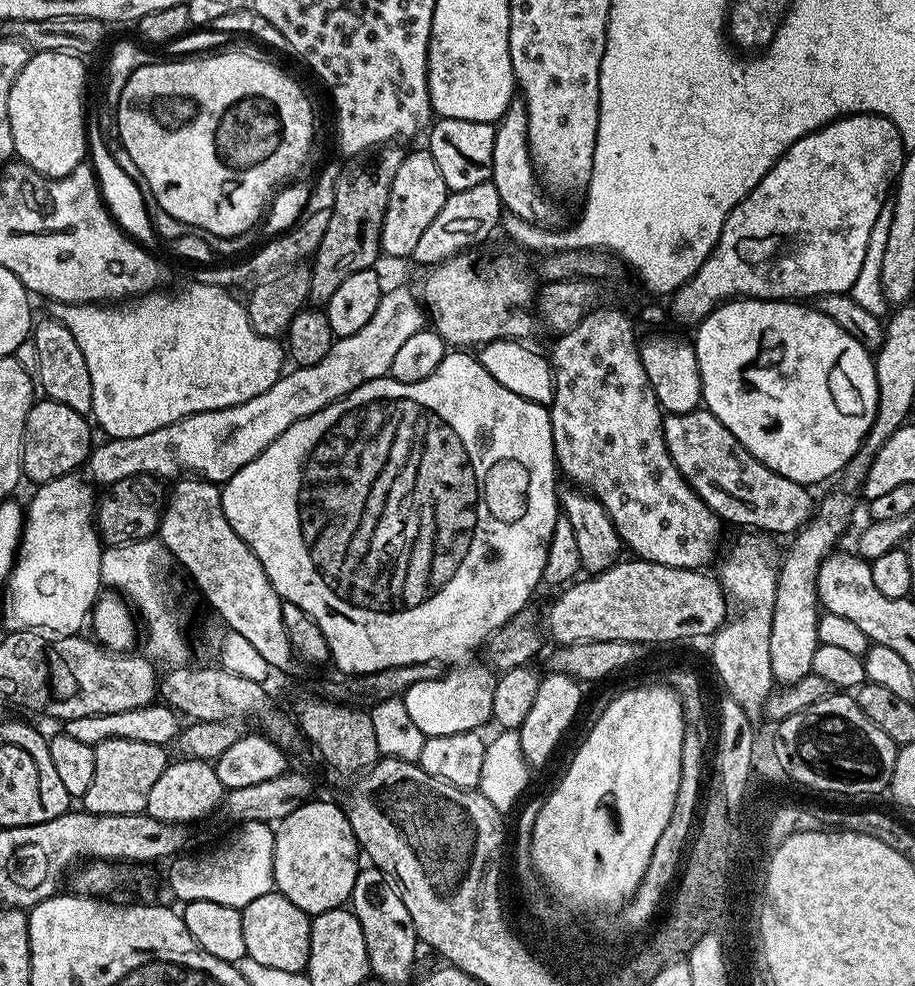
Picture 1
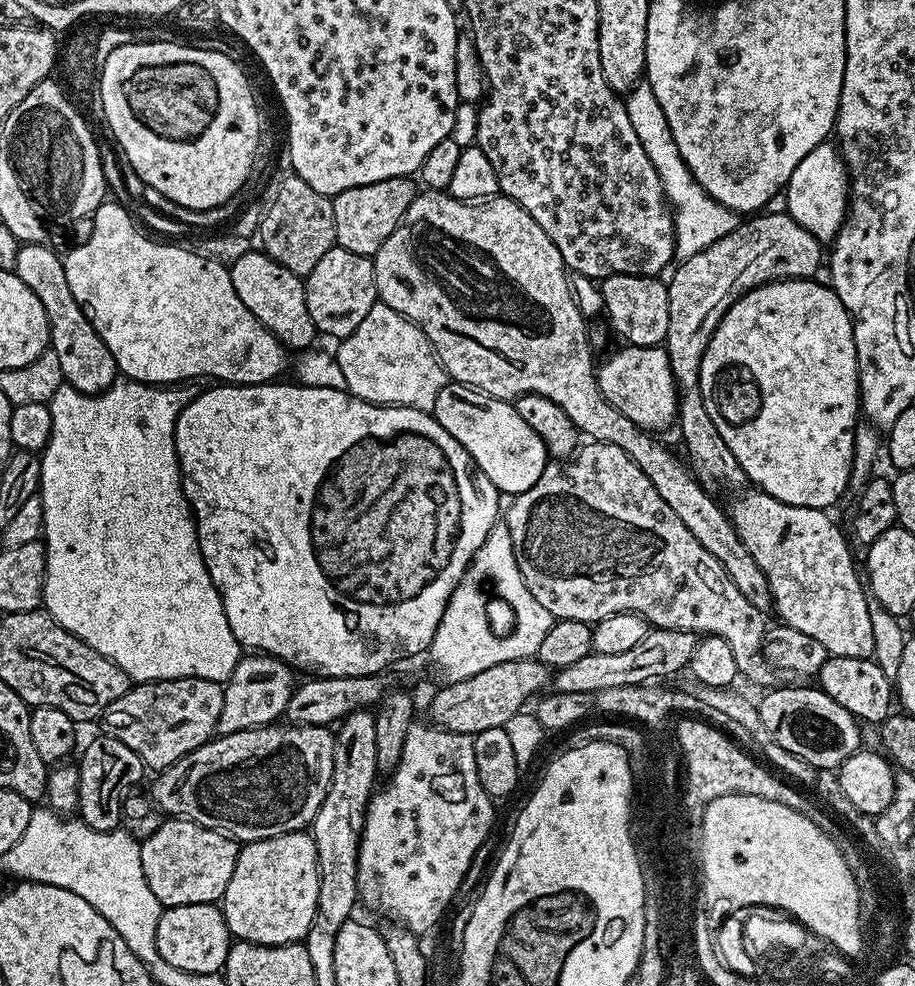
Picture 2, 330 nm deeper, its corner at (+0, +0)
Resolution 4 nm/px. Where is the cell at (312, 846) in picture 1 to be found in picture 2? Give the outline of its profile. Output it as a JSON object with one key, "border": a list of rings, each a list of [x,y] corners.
{"border":[[[307,831],[287,832],[274,838],[254,840],[245,843],[240,849],[240,857],[234,866],[234,878],[230,878],[230,886],[226,886],[226,894],[222,901],[222,911],[226,918],[226,926],[229,933],[236,940],[249,940],[255,944],[295,944],[303,941],[304,936],[310,930],[310,922],[314,922],[314,914],[318,906],[318,850],[314,846],[311,835]]]}

